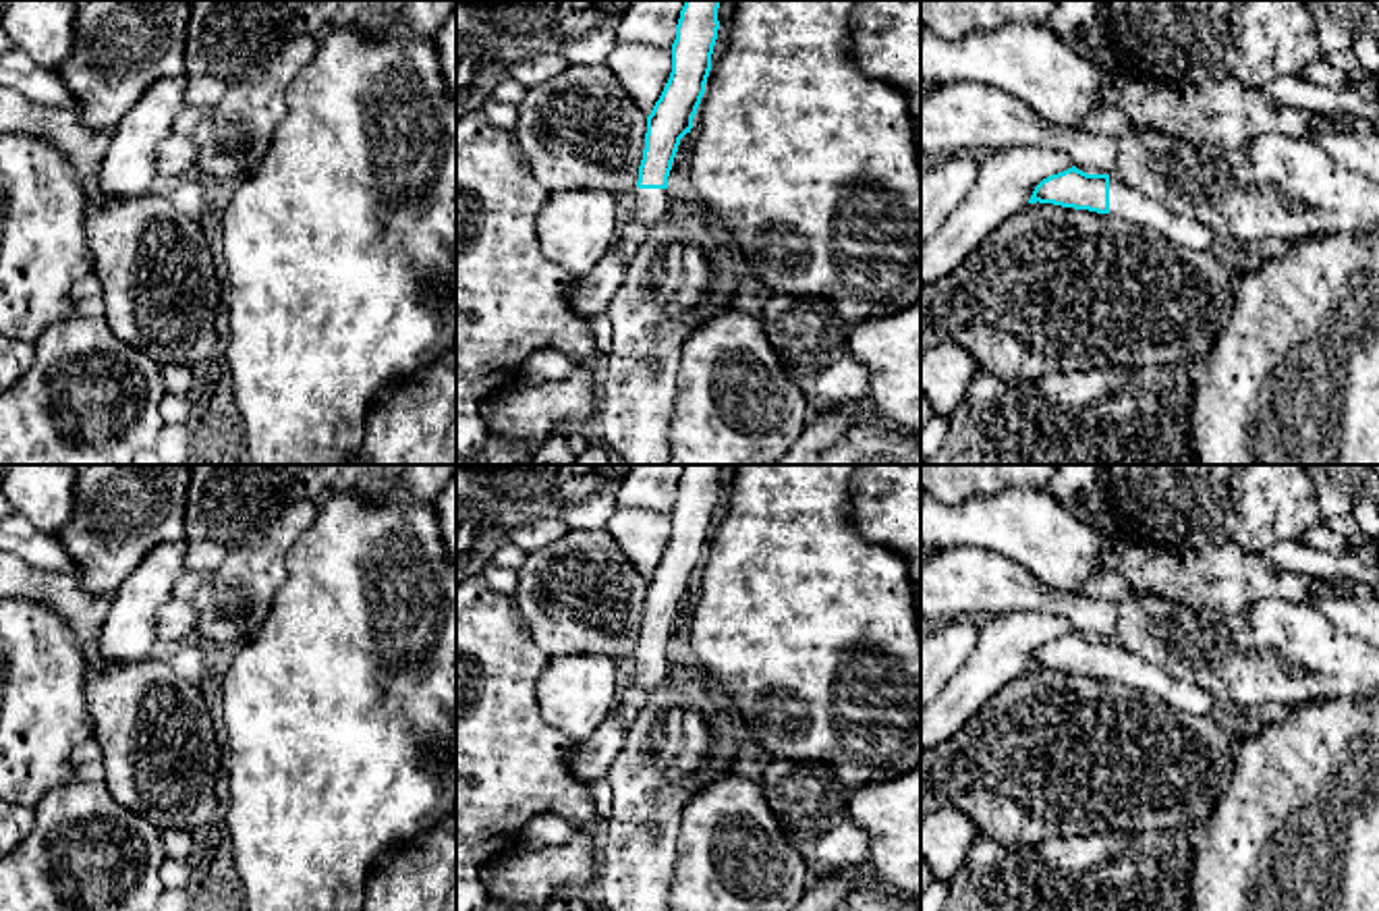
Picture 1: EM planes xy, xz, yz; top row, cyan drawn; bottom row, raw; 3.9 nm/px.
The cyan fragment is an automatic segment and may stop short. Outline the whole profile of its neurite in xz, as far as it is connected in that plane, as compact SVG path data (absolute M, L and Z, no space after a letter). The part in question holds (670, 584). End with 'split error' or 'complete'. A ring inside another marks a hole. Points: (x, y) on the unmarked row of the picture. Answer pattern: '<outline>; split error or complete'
M684 465L672 508L672 537L647 581L645 614L639 645L626 664L626 685L618 706L622 726L632 726L647 693L676 668L668 641L680 604L691 598L705 558L711 519L717 504L720 465Z; split error

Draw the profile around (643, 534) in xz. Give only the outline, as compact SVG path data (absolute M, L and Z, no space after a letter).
M618 504L606 529L635 571L651 579L672 537L672 513Z

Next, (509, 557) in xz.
M506 544L498 548L489 560L491 567L502 567L502 569L518 569L529 552L525 552L516 544Z

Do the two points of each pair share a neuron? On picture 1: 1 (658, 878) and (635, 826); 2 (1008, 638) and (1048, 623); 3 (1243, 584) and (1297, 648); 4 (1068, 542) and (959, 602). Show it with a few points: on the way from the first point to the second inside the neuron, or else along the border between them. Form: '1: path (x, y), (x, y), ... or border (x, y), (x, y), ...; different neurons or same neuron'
1: path (645, 866), (637, 858), (637, 839); same neuron
2: path (1019, 636), (1037, 629); same neuron
3: border (1268, 596), (1245, 611), (1209, 609); different neurons
4: border (977, 546), (1015, 559), (1039, 582), (1064, 592); different neurons

